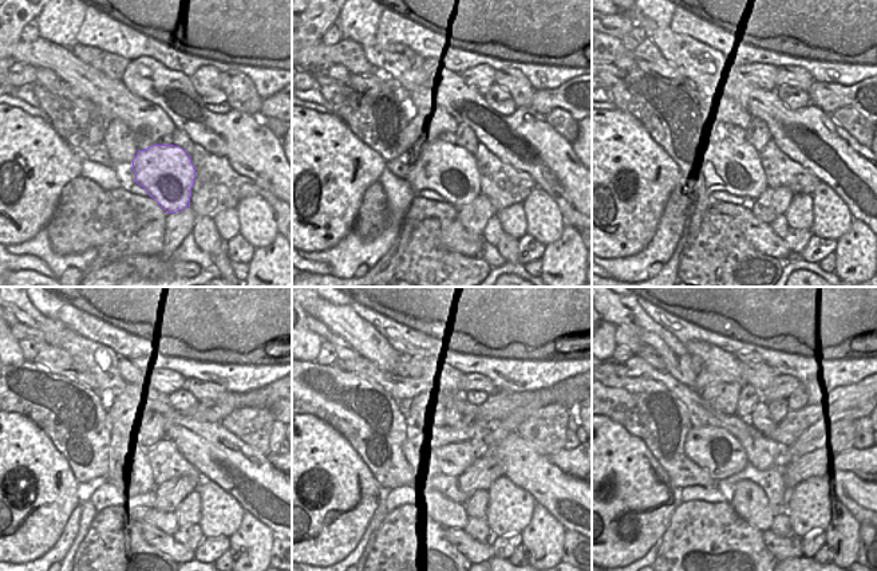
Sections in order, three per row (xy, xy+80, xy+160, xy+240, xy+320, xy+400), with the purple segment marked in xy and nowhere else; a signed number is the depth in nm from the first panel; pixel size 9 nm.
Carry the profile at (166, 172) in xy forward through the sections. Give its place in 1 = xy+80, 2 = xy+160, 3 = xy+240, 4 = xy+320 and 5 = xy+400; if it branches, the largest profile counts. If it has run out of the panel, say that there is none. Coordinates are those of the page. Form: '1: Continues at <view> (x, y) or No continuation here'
1: Continues at xy+80 (446, 168)
2: Continues at xy+160 (733, 165)
3: Continues at xy+240 (122, 410)
4: Continues at xy+320 (421, 456)
5: Continues at xy+400 (714, 449)

